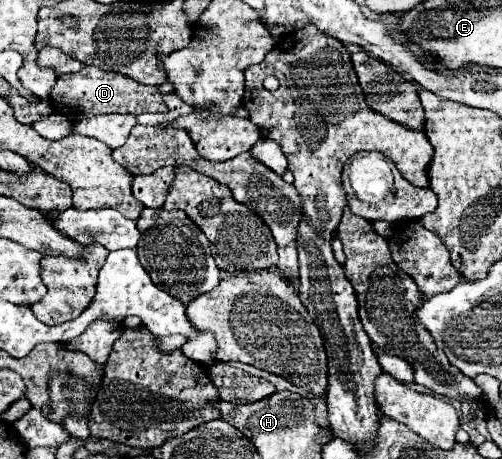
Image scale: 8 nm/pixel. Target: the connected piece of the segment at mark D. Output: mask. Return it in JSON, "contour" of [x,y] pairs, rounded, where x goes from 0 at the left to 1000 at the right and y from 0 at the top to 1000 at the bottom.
{"contour":[[[167,144],[151,161],[127,161],[104,192],[104,227],[139,248],[143,266],[195,253],[195,248],[287,248],[287,244],[335,244],[311,187],[287,187],[235,157],[207,157],[191,144]]]}

